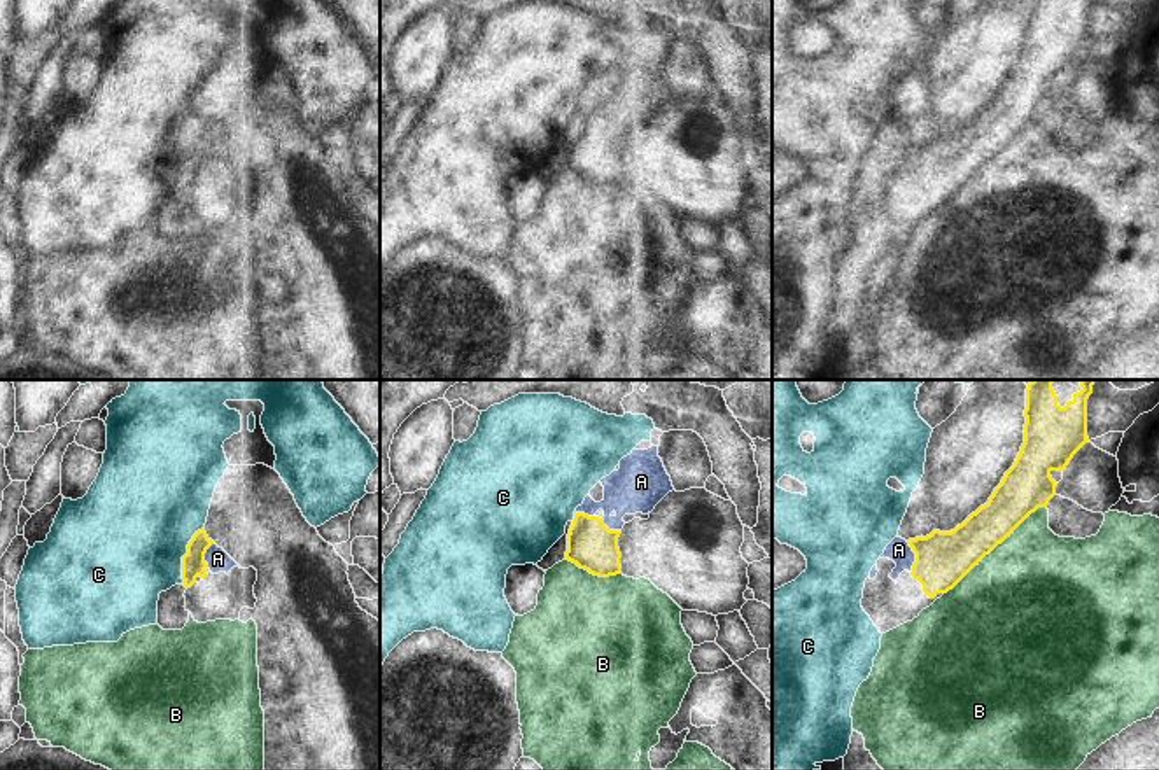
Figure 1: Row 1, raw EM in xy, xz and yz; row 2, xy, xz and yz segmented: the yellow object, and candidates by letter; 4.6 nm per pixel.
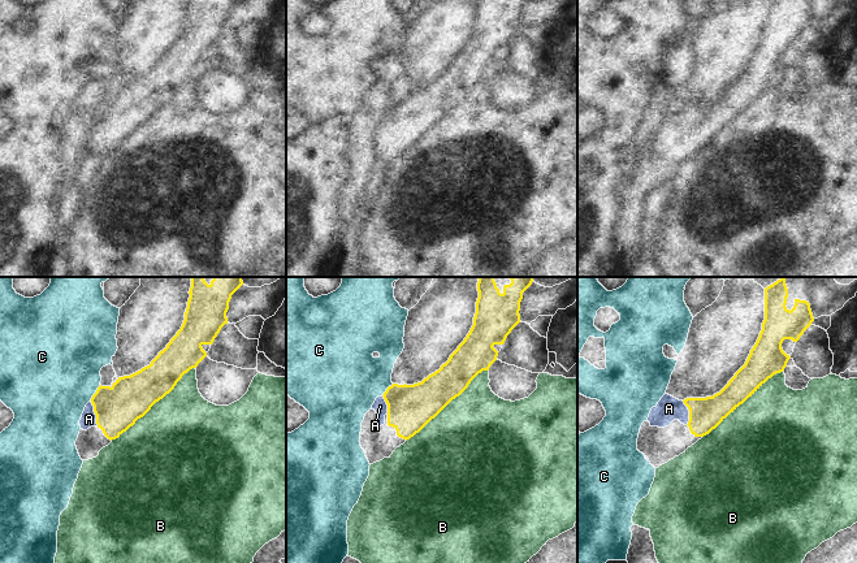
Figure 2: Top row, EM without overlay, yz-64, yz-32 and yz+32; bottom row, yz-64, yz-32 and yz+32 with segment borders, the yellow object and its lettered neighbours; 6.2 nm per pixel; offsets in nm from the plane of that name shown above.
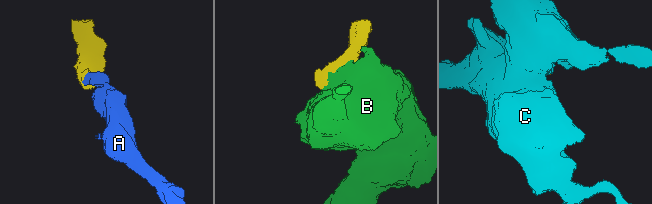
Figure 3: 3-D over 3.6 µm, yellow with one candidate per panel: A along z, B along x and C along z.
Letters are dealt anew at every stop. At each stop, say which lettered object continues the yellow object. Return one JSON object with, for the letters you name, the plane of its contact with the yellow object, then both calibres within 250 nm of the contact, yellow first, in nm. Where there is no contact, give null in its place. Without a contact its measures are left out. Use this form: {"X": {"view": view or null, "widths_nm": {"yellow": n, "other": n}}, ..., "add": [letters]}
{"A": {"view": "yz", "widths_nm": {"yellow": 260, "other": 110}}, "add": ["A"]}

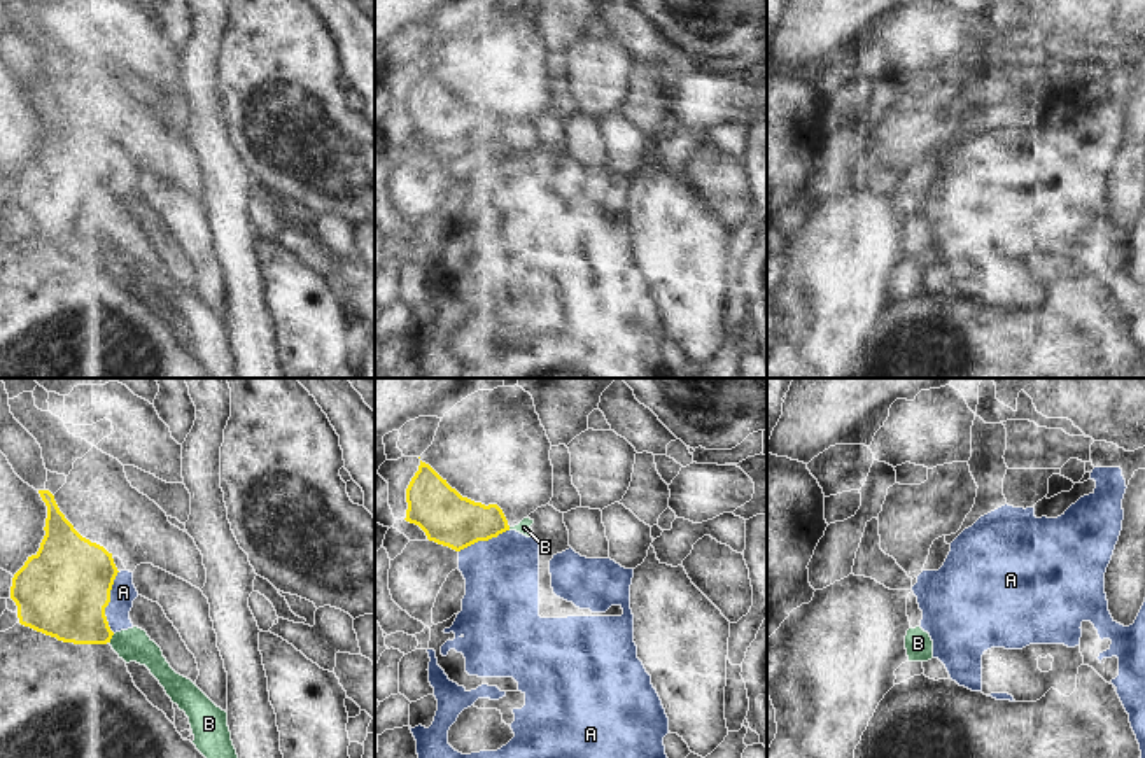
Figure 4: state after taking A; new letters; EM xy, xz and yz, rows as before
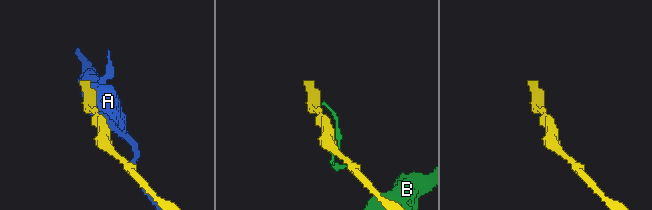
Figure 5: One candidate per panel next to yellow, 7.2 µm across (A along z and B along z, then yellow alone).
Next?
{"add": []}

